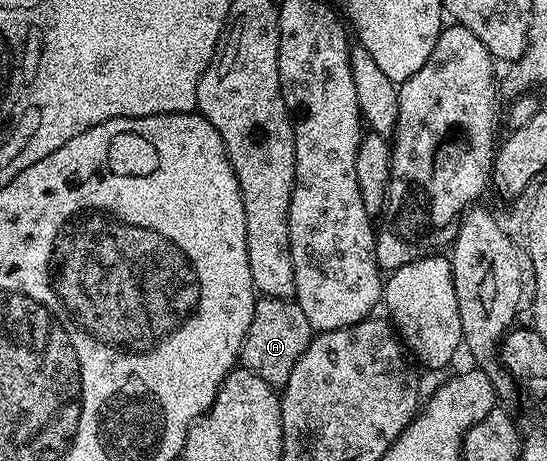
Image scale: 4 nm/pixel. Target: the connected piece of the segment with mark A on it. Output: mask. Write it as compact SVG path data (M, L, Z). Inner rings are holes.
M261 296L253 311L251 326L247 326L247 334L243 338L240 367L259 374L259 378L263 378L263 382L271 387L284 389L287 378L291 378L291 370L295 370L295 362L299 362L303 350L307 350L314 335L312 326L307 322L307 314L303 314L296 299Z

